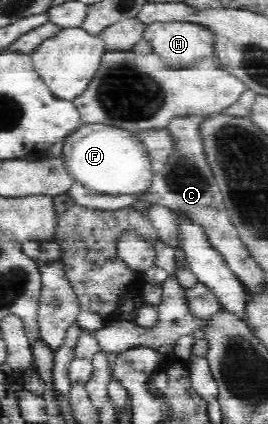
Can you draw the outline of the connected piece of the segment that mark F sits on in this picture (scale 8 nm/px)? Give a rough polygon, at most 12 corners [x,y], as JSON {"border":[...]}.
{"border":[[82,125],[62,156],[99,193],[143,191],[153,174],[139,138]]}

